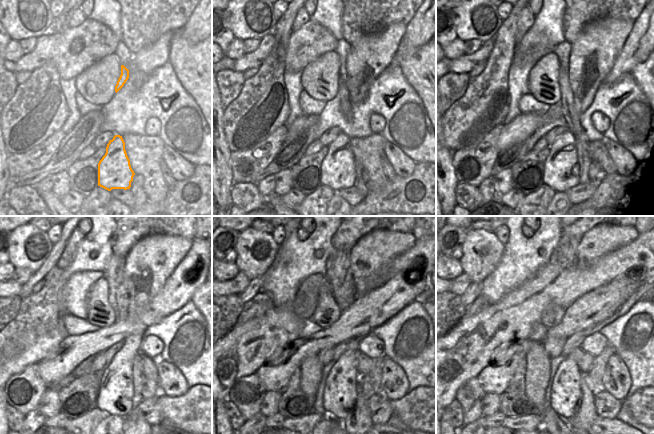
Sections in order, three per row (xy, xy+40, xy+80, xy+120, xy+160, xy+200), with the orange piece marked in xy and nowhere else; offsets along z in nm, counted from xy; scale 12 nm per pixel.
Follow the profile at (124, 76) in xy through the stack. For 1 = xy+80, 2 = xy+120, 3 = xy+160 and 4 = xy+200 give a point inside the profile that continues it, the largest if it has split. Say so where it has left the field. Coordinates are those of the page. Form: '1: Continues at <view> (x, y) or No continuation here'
1: Continues at xy+80 (561, 167)
2: Continues at xy+120 (115, 395)
3: Continues at xy+160 (340, 393)
4: Continues at xy+200 (566, 394)

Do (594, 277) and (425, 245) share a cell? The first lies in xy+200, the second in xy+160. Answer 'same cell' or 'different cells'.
same cell

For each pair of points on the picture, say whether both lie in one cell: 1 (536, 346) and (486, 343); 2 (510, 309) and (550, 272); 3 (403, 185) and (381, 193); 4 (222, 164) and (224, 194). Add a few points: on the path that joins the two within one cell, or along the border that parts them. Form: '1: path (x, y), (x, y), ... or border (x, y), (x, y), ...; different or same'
1: border (530, 341), (528, 349); different
2: path (520, 302), (540, 282); same
3: path (398, 190), (395, 193), (386, 193); same
4: path (222, 171), (222, 187); same

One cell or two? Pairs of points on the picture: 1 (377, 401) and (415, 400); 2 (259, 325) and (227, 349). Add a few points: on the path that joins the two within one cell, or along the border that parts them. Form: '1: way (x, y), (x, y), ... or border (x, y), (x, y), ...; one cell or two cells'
1: border (391, 401), (389, 408), (372, 413); two cells
2: way (251, 333), (235, 349); one cell

